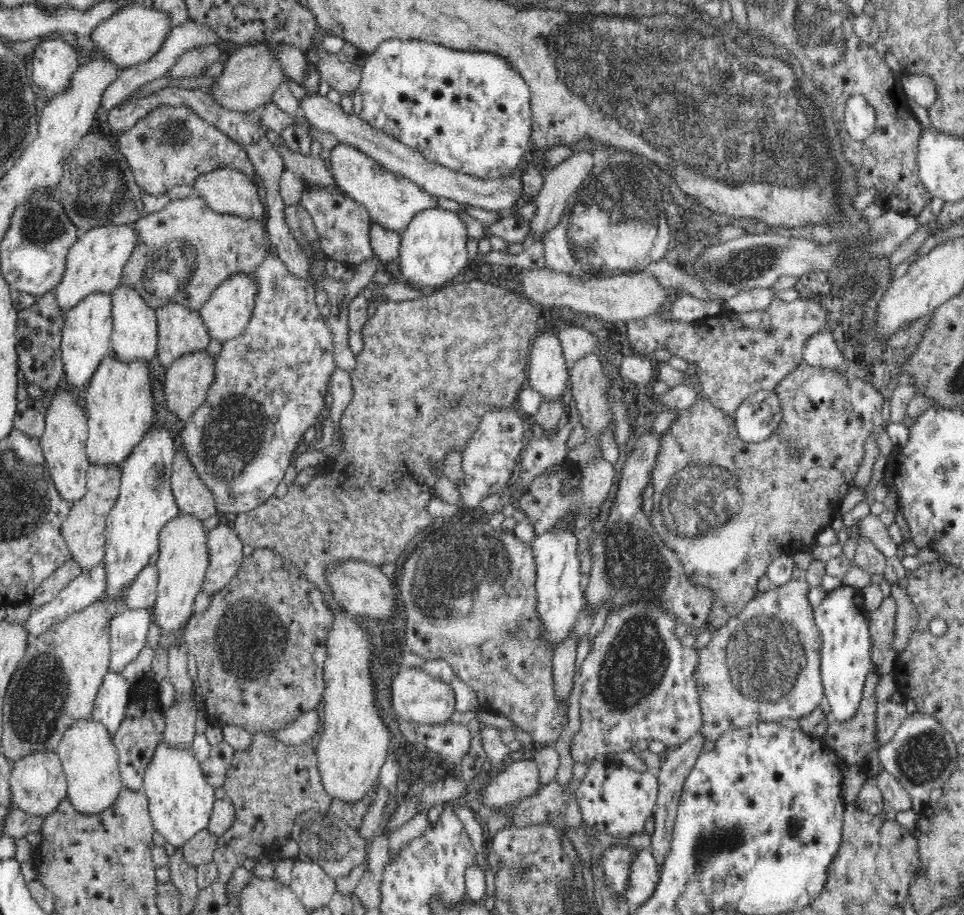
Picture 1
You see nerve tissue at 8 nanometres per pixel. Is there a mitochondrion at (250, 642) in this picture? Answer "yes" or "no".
yes

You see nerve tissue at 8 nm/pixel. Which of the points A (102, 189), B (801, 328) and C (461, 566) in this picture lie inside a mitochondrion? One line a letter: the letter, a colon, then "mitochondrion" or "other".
A: mitochondrion
B: other
C: mitochondrion

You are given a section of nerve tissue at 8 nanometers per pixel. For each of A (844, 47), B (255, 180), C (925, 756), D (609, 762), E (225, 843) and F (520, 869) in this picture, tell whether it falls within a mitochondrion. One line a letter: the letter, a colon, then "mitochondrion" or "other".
A: mitochondrion
B: other
C: mitochondrion
D: other
E: other
F: mitochondrion

